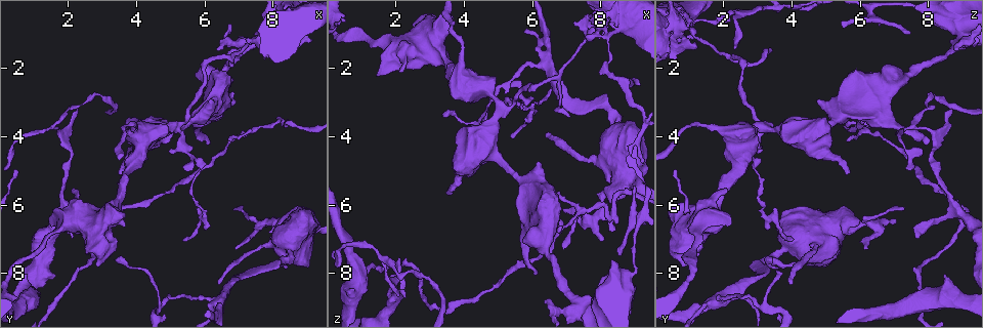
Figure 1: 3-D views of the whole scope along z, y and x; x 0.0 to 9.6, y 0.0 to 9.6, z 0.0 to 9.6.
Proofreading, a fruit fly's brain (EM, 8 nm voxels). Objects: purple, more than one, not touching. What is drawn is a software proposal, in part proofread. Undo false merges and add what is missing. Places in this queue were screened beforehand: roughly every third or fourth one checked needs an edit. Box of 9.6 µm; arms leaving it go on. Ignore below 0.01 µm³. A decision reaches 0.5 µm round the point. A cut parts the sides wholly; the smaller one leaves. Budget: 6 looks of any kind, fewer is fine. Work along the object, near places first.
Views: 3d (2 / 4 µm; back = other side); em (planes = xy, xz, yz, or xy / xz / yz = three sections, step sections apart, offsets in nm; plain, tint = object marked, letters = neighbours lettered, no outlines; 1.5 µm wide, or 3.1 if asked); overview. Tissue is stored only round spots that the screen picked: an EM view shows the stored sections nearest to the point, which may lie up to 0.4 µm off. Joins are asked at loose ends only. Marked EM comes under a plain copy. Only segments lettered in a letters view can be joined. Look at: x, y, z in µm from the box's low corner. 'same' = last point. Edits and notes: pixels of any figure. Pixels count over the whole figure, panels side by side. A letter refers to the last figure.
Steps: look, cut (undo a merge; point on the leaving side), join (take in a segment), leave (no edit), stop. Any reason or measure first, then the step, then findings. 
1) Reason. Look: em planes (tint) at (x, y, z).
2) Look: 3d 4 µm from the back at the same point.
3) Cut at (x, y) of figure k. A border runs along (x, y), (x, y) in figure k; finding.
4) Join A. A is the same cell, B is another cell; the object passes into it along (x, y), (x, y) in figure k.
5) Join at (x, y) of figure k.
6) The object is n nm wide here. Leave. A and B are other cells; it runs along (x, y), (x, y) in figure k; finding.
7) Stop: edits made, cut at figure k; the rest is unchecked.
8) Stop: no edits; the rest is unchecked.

Look: 3d 2 µm at (5.55, 4.60, 2.85).

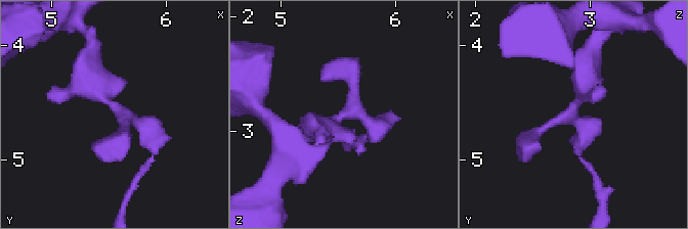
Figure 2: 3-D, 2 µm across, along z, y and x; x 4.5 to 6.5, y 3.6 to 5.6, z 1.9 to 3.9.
Shape alone is not enough. Look: em planes (letters) at (5.54, 4.52, 2.84).

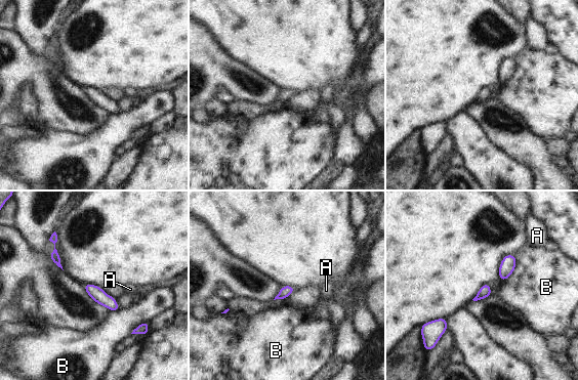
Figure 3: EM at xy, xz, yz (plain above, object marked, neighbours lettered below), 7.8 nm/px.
The object is 80 nm wide here. Leave. A and B are other cells; a border runs along (515, 255), (515, 267), (503, 282) in figure 3; continuous, no second cell.

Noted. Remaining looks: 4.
Branch stops here. Look: em planes (letters) at (5.35, 7.00, 4.00).

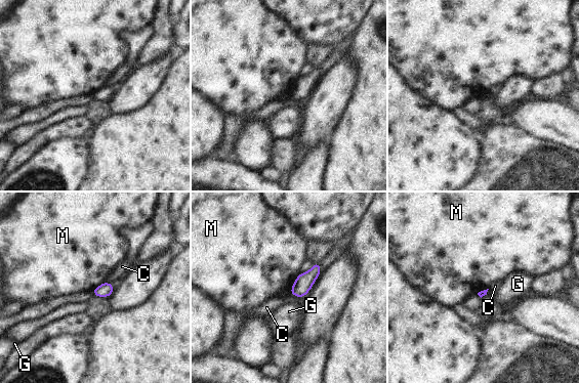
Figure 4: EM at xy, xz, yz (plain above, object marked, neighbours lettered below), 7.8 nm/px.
Leave. C, G and M are other cells; a border runs along (299, 273), (289, 291) in figure 4; no lettered segment goes on from it.

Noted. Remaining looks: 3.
Sharp bend. Look: 3d 4 µm at (4.65, 8.85, 3.10).

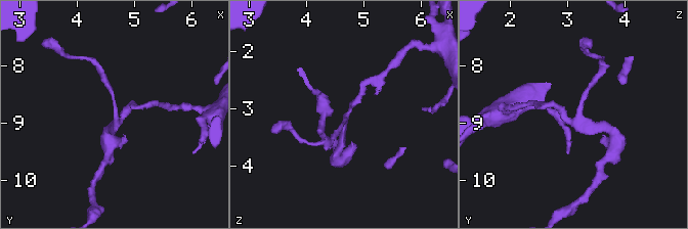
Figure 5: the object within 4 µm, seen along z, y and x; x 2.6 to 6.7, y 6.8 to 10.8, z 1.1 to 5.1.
3 arms meet here. Look: em planes (letters) at (4.65, 8.95, 3.15).

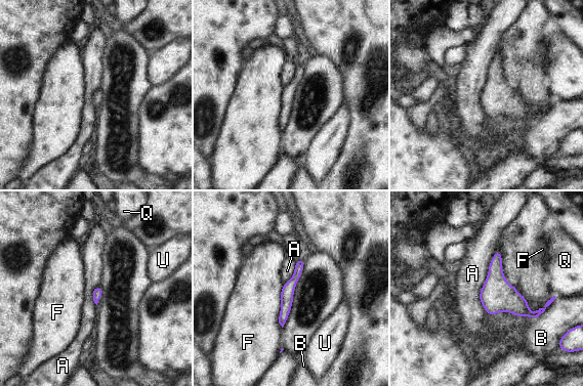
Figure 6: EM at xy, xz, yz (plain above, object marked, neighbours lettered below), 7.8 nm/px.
Leave. A, B, F, Q and U are other cells; a border runs along (283, 285), (279, 315), (282, 328) in figure 6; one cell here.

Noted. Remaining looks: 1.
Stop: no edits; the rest is unchecked.

